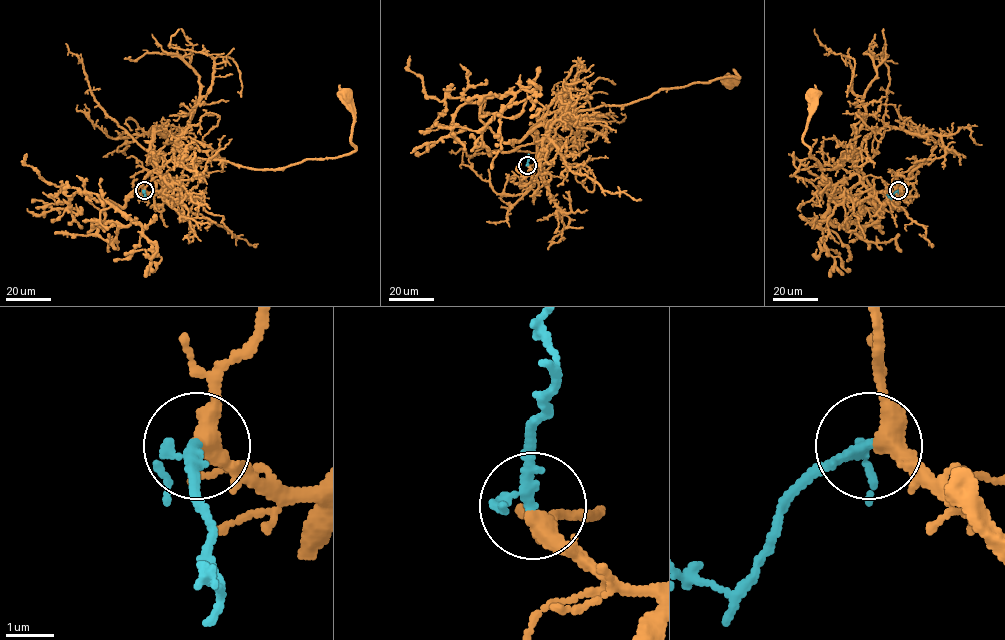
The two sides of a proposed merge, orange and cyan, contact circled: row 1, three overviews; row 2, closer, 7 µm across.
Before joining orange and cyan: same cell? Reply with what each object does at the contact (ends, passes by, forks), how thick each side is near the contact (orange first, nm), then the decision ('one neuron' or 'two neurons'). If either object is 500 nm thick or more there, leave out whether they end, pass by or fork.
orange passes by; cyan passes by; calibres 360 and 190 nm; one neuron

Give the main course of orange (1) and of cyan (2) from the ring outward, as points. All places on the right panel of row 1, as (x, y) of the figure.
1: (898, 190), (869, 190), (850, 157), (833, 169), (810, 157), (803, 134), (812, 94)
2: (898, 190), (891, 197), (886, 194)

